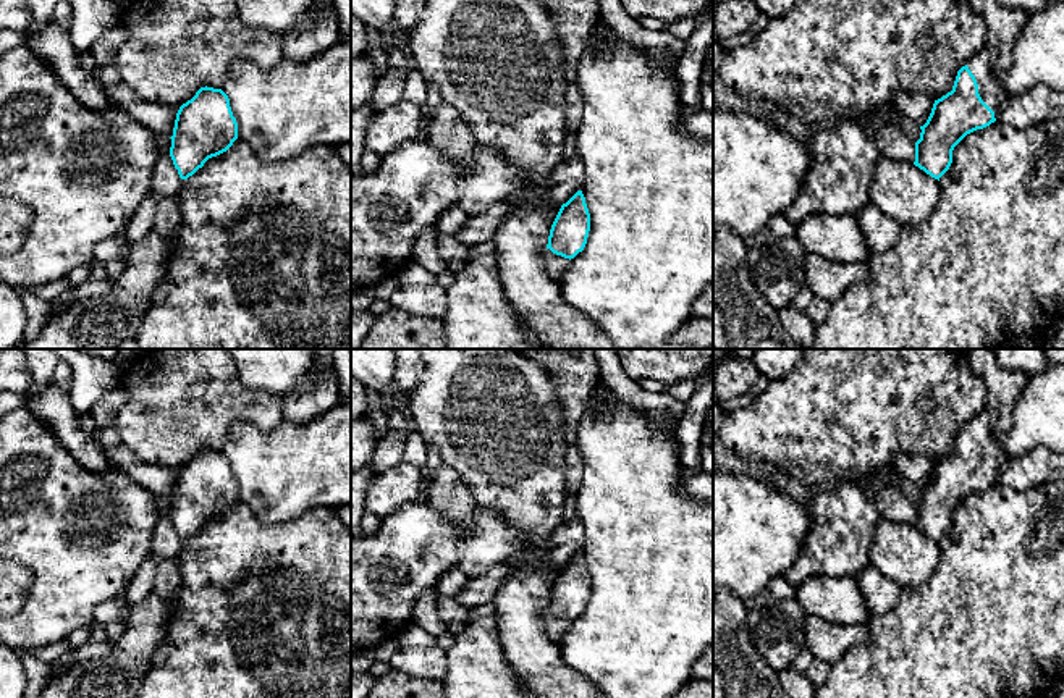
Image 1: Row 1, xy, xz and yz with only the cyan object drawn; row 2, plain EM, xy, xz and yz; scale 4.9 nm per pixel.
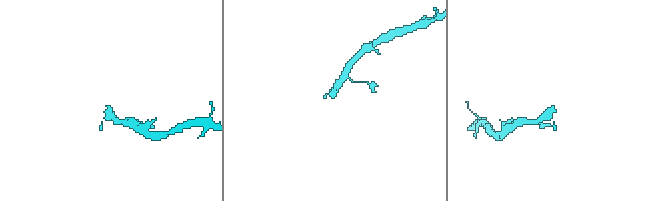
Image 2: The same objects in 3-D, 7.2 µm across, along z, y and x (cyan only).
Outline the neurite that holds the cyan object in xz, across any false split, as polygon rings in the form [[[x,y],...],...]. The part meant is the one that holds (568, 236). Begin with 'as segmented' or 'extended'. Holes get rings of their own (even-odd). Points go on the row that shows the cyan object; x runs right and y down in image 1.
extended | [[[582,191],[561,205],[543,249],[542,259],[547,275],[558,281],[569,262],[584,250],[590,231],[590,213]]]

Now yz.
extended | [[[998,0],[970,2],[986,21],[986,42],[957,71],[952,90],[935,100],[915,142],[914,165],[938,181],[952,163],[954,147],[967,134],[996,121],[996,108],[1007,99],[1001,74],[1009,69],[1014,45],[1030,16],[1004,8]]]

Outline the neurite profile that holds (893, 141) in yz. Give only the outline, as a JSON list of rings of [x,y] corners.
[[[855,113],[846,120],[857,121],[868,129],[881,152],[894,160],[915,162],[915,142],[897,126],[875,124],[873,113]]]

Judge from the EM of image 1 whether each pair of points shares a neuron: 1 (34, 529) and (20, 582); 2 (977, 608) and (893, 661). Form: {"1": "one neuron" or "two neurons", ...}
{"1": "two neurons", "2": "one neuron"}

